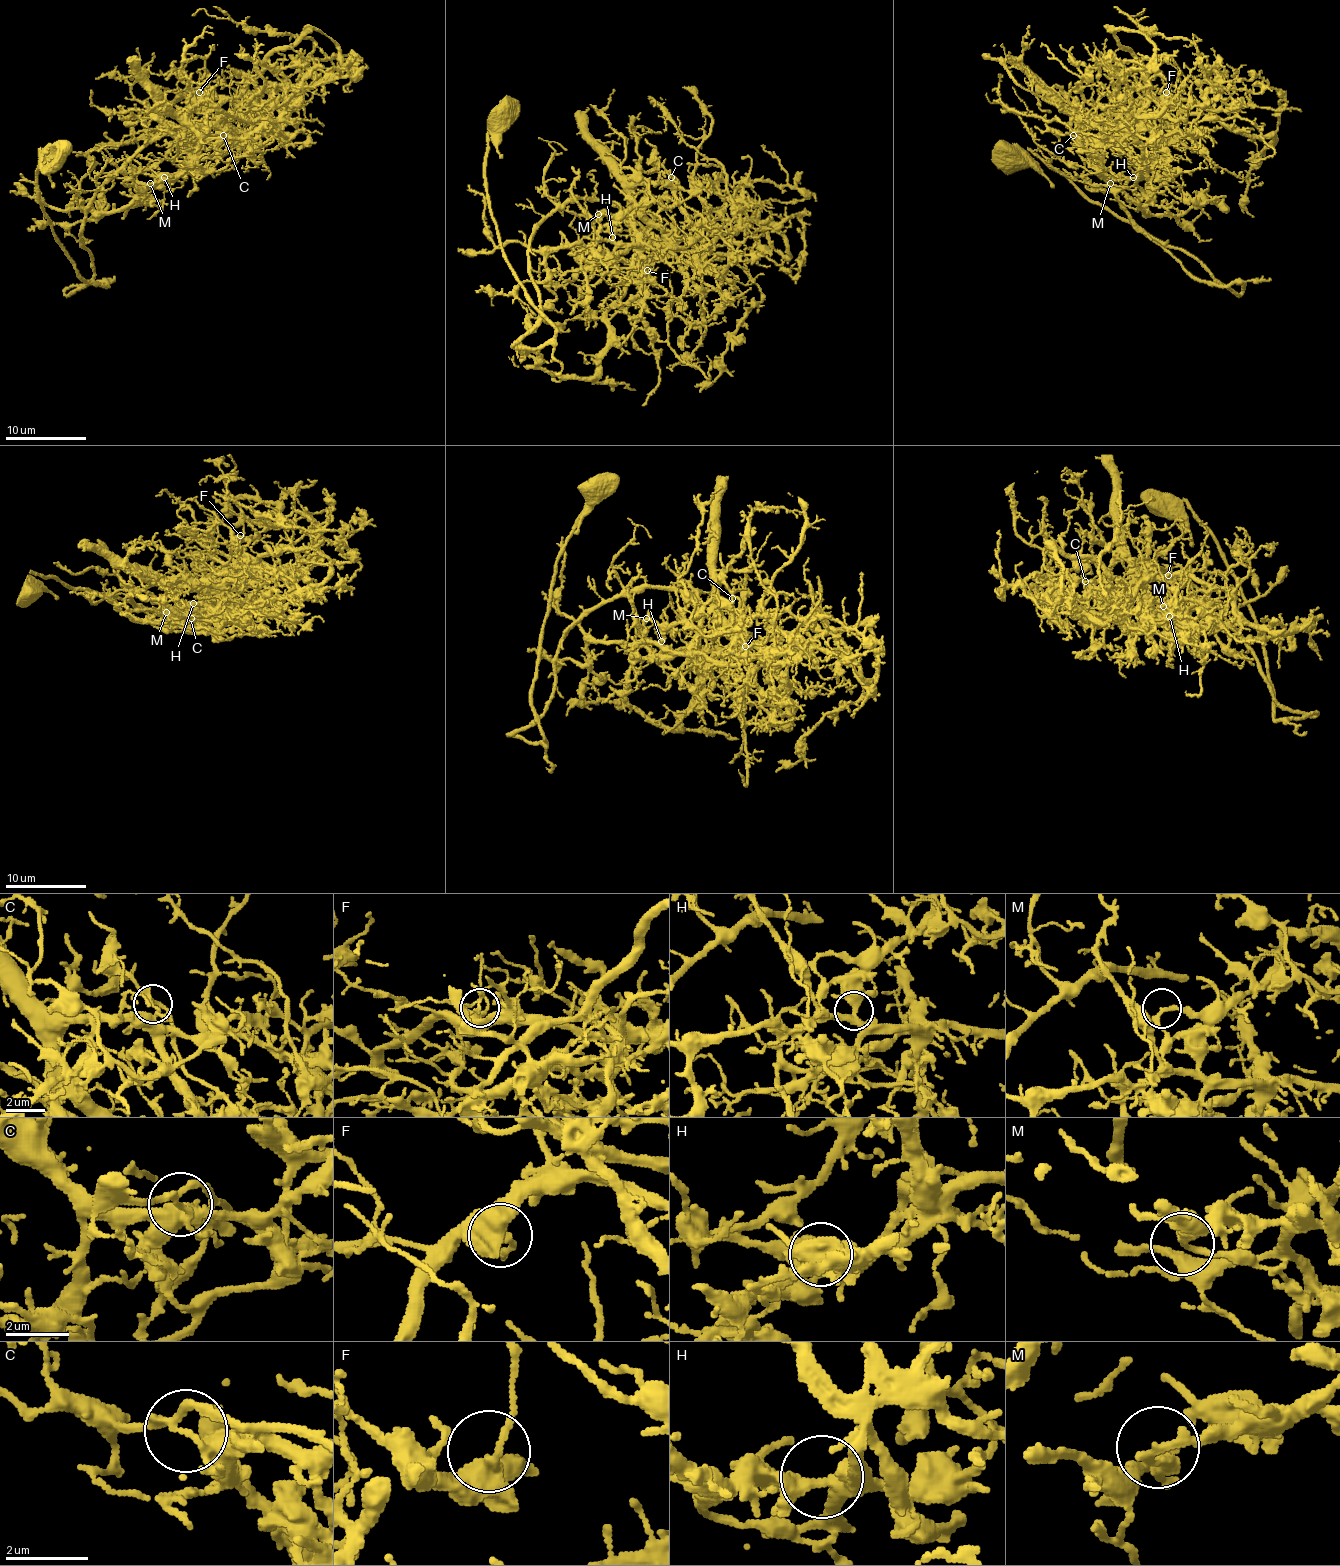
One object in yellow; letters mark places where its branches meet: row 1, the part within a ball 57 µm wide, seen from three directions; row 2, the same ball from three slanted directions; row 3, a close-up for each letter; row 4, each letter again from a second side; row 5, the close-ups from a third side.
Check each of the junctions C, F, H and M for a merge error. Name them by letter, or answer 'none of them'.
C, M

